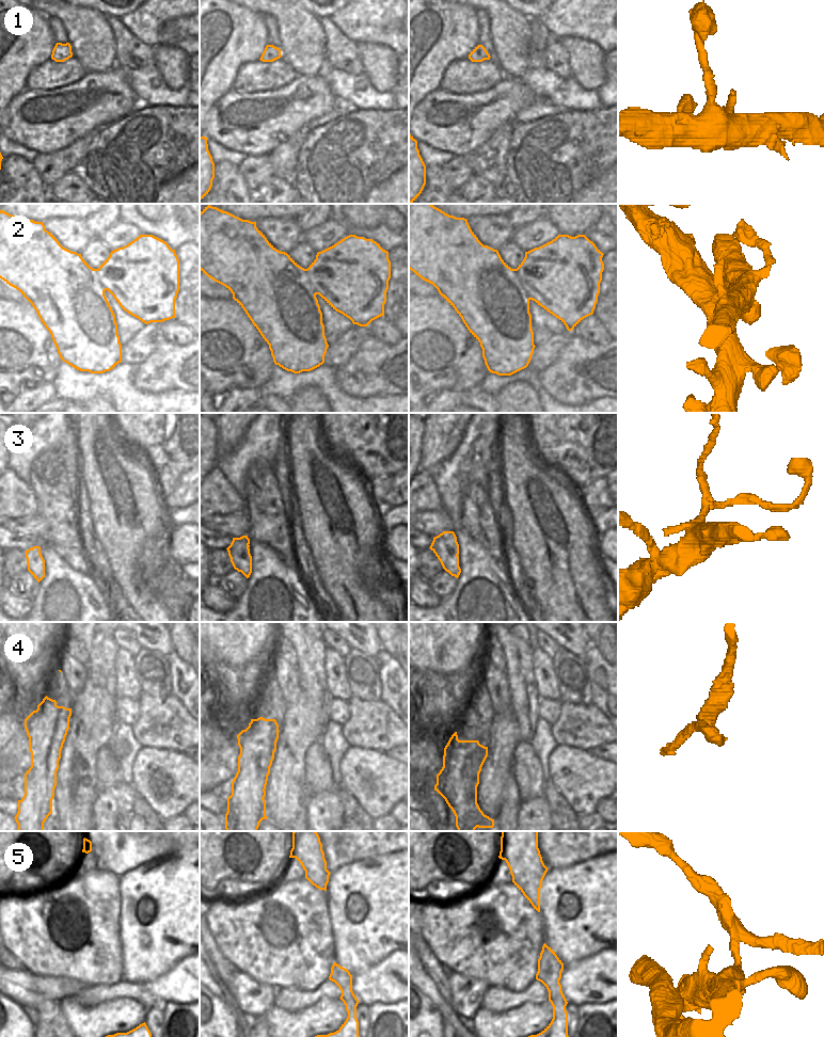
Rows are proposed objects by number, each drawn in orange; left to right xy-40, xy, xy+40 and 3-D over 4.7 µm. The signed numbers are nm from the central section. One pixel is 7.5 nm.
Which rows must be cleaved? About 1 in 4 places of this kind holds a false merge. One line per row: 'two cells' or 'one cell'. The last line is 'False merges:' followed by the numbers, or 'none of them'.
1: one cell
2: two cells
3: two cells
4: two cells
5: two cells
False merges: 2, 3, 4, 5

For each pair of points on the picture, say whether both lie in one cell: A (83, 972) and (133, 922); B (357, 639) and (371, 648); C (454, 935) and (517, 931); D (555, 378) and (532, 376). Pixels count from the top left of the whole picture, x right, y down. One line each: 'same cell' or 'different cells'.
A: different cells
B: same cell
C: same cell
D: different cells

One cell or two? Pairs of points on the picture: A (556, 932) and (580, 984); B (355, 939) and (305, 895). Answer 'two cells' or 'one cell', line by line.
A: two cells
B: two cells

